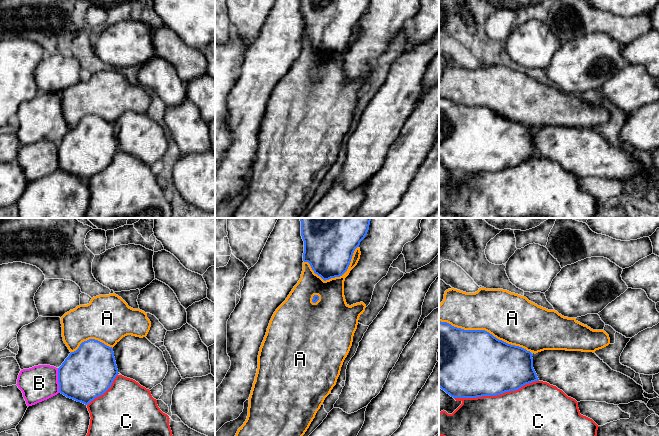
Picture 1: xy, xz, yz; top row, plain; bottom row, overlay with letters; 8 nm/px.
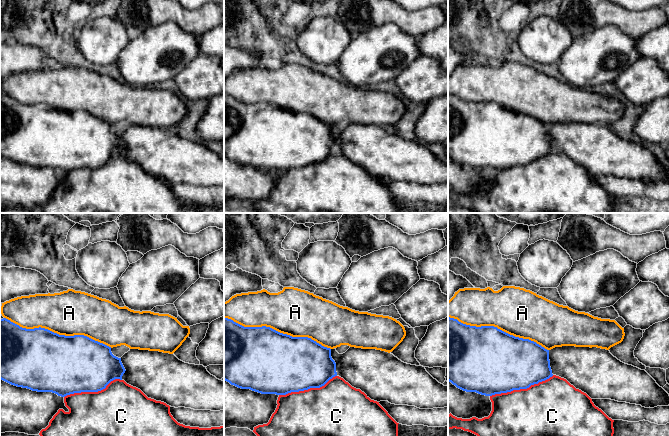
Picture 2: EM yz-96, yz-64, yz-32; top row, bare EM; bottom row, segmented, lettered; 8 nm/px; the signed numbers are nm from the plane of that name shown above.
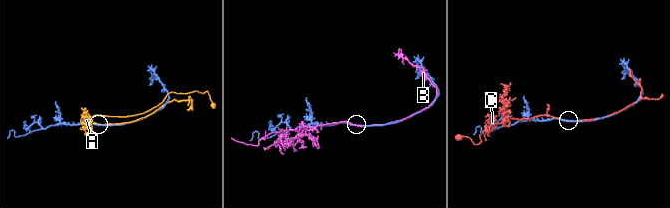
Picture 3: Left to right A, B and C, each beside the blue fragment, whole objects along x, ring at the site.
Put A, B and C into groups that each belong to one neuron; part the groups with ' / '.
A / B / C

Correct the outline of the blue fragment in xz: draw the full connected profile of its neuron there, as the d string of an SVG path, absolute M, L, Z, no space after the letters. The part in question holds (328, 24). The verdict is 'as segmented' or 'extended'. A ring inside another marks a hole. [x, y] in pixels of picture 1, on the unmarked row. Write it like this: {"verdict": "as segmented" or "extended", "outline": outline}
{"verdict": "as segmented", "outline": "M301 0L304 17L303 37L308 38L315 50L324 57L342 52L348 45L353 29L365 14L370 0Z"}

